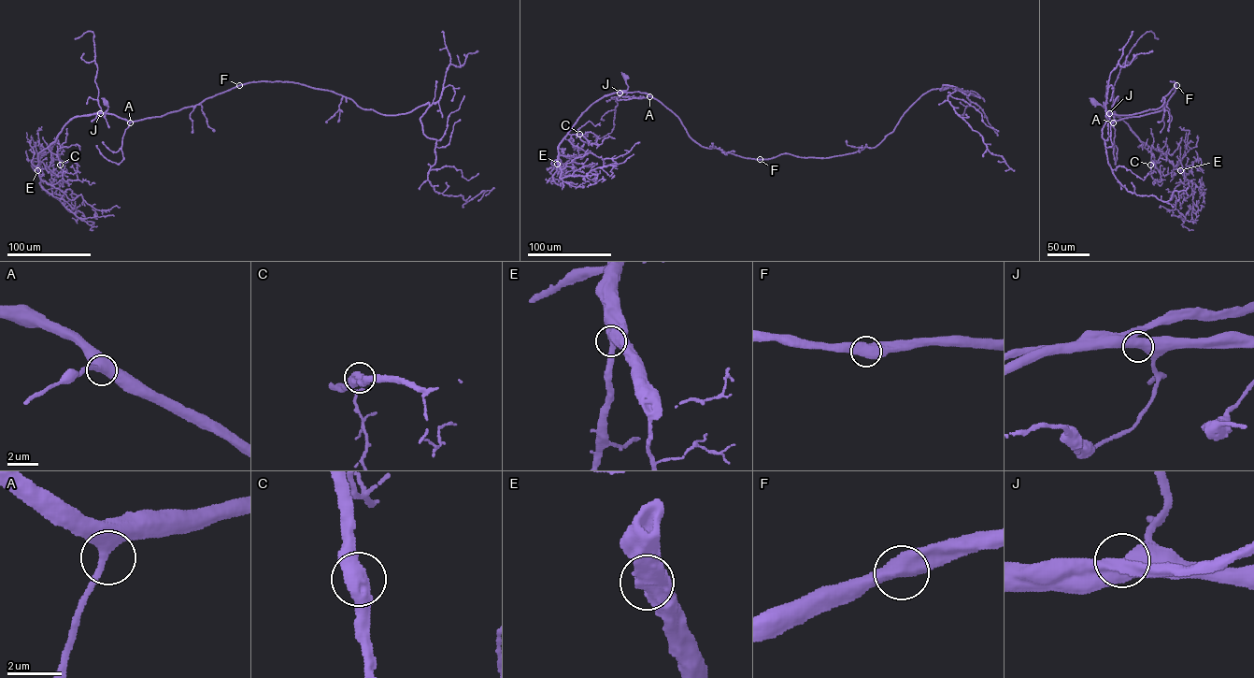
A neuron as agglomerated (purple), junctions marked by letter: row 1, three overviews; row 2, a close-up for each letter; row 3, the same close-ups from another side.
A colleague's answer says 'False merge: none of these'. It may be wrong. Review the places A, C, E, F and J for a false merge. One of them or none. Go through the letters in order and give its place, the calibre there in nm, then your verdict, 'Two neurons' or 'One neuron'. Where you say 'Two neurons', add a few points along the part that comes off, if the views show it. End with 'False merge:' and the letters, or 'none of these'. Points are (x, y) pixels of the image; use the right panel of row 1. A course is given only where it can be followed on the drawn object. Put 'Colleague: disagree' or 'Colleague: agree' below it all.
A: Place: (1113, 122). Thickness 420 nm. One neuron
C: Place: (1150, 165). Thickness 550 nm. One neuron
E: Place: (1180, 170). Thickness 650 nm. One neuron
F: Place: (1176, 85). Thickness 650 nm. One neuron
J: Place: (1109, 113). Thickness 600 nm. One neuron
False merge: none of these
Colleague: agree

